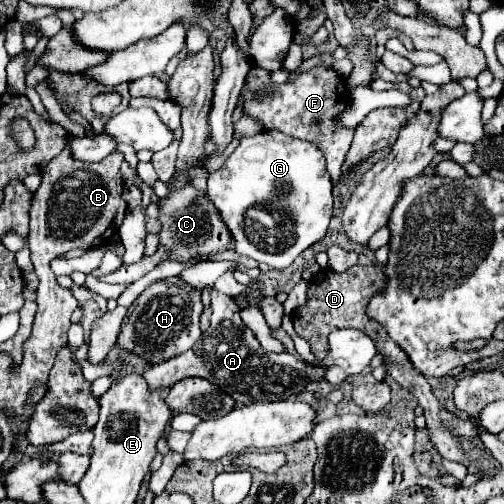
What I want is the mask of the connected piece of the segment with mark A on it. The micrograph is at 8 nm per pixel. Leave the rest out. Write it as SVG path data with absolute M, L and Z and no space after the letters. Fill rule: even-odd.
M216 289L212 295L212 317L208 331L202 333L198 343L190 347L190 351L176 355L164 363L150 365L144 373L144 379L150 387L172 387L178 379L186 377L202 377L210 383L216 383L230 397L236 399L238 405L250 405L258 401L280 401L290 399L290 395L300 393L306 385L314 381L324 381L324 367L320 363L308 363L292 353L270 353L264 351L254 333L242 323L240 307L236 301Z

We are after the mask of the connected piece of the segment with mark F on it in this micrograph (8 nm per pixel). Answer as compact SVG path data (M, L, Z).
M314 67L310 71L304 71L300 73L294 81L286 81L286 83L272 83L270 79L270 73L268 71L262 71L262 69L252 69L246 77L246 83L244 83L244 97L242 97L242 115L246 117L254 117L262 129L278 129L286 135L294 135L294 137L300 137L300 139L306 139L306 141L312 141L318 145L318 149L324 151L324 157L328 161L328 171L330 171L330 177L332 177L332 185L338 183L340 179L340 169L342 169L342 163L346 159L346 153L352 145L352 137L354 137L354 129L338 129L336 131L336 125L340 123L340 117L342 113L346 111L346 87L342 83L342 79L334 73L334 71L326 71L322 67Z

